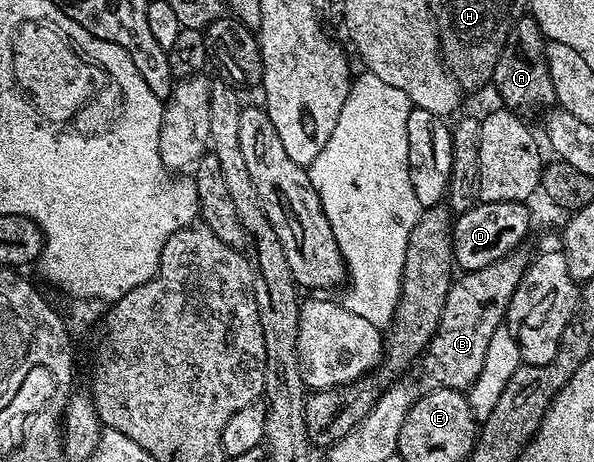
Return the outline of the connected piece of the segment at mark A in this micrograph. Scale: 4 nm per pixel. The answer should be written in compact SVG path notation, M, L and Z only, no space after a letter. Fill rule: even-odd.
M522 17L510 29L506 37L506 45L502 45L502 53L498 57L498 65L494 65L491 86L496 87L505 108L517 113L536 111L539 107L548 109L556 103L554 81L550 77L548 63L544 60L546 40L540 32L540 25L531 17Z

